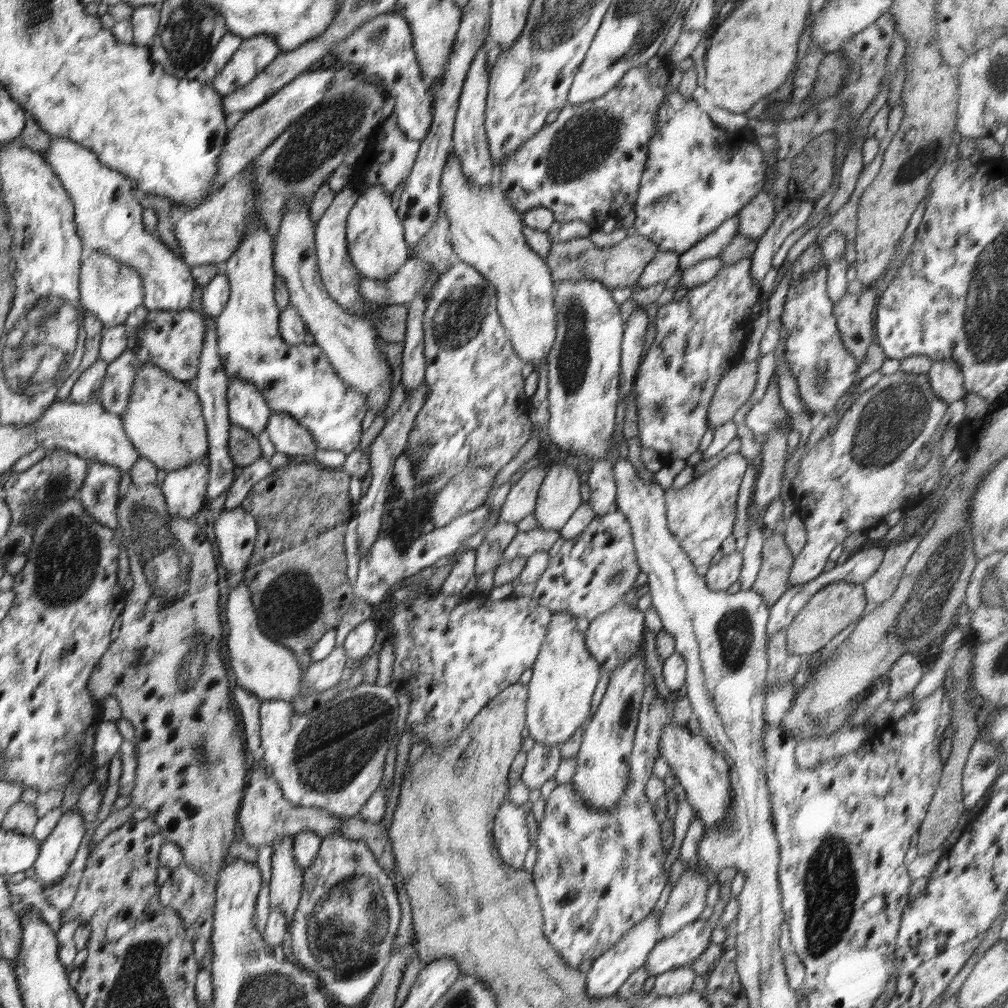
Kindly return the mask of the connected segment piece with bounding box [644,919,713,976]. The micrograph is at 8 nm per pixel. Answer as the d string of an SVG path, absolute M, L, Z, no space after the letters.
M705 919L686 924L672 936L658 939L644 966L648 976L657 976L674 968L690 967L710 944L712 926Z

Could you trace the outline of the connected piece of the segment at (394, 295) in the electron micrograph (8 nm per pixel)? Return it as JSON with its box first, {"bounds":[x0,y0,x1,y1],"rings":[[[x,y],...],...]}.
{"bounds":[359,257,435,305],"rings":[[[418,257],[408,258],[398,272],[384,280],[362,279],[359,282],[359,295],[368,302],[388,305],[404,305],[410,302],[418,291],[423,289],[427,278],[435,273]]]}

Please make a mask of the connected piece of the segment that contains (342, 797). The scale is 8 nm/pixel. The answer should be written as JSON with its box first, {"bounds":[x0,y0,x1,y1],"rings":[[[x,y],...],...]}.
{"bounds":[259,683,398,818],"rings":[[[362,683],[355,688],[350,688],[338,693],[334,698],[328,702],[321,702],[316,708],[308,713],[298,714],[293,709],[293,704],[288,700],[263,700],[259,706],[260,719],[260,735],[261,747],[263,753],[263,763],[270,770],[270,776],[279,784],[282,789],[283,797],[289,800],[293,805],[299,807],[320,807],[323,810],[331,812],[336,816],[344,816],[346,818],[355,816],[359,810],[366,804],[369,796],[381,785],[382,773],[384,772],[384,760],[386,760],[386,753],[390,748],[390,743],[397,734],[398,721],[398,697],[397,690],[390,684],[380,686],[379,684]]]}

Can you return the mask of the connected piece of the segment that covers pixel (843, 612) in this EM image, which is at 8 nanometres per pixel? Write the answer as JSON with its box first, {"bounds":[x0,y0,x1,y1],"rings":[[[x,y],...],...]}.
{"bounds":[785,581,866,657],"rings":[[[838,581],[828,584],[828,587],[822,588],[810,599],[788,627],[785,640],[788,653],[797,657],[820,651],[834,639],[834,636],[838,636],[842,630],[858,619],[864,608],[866,608],[866,594],[863,583]]]}

